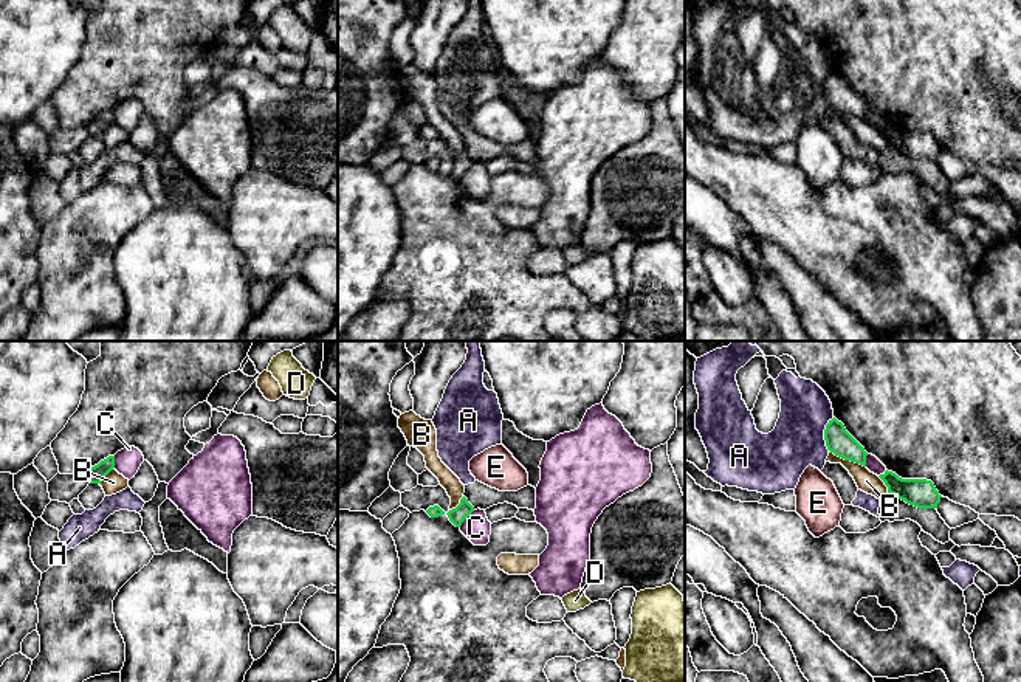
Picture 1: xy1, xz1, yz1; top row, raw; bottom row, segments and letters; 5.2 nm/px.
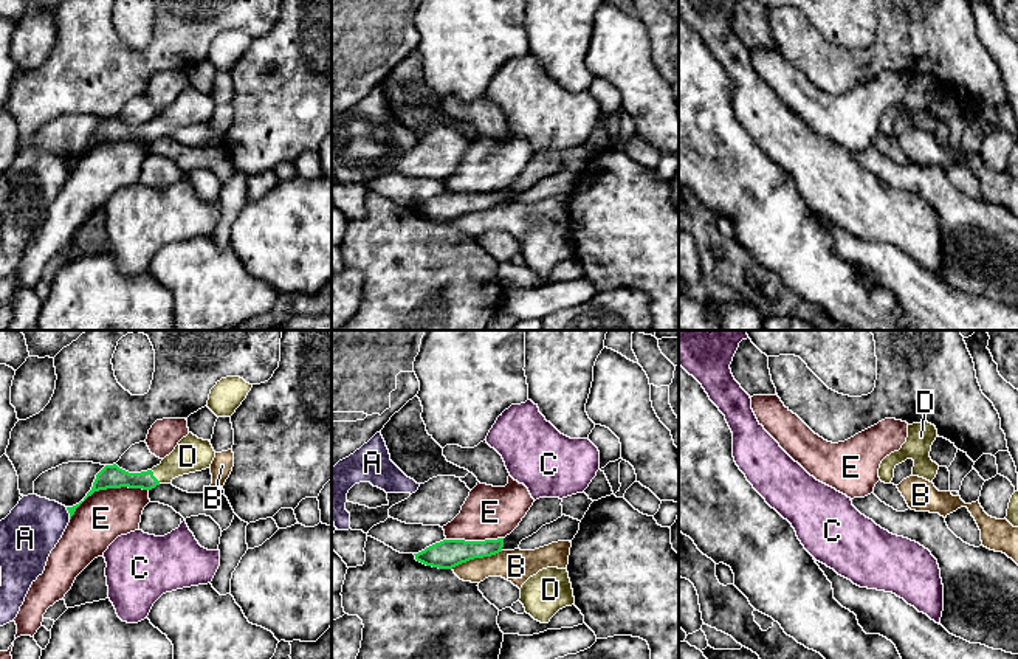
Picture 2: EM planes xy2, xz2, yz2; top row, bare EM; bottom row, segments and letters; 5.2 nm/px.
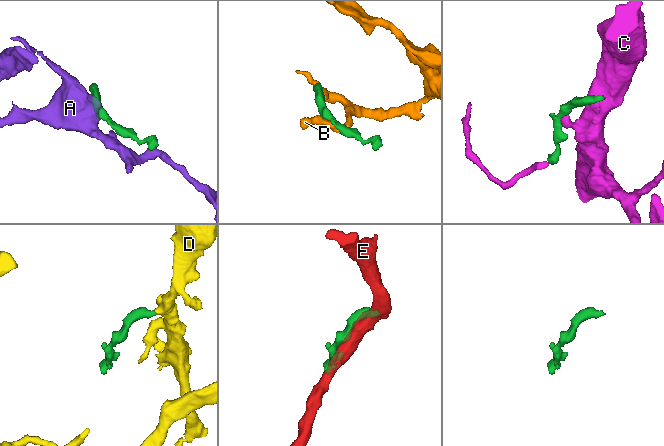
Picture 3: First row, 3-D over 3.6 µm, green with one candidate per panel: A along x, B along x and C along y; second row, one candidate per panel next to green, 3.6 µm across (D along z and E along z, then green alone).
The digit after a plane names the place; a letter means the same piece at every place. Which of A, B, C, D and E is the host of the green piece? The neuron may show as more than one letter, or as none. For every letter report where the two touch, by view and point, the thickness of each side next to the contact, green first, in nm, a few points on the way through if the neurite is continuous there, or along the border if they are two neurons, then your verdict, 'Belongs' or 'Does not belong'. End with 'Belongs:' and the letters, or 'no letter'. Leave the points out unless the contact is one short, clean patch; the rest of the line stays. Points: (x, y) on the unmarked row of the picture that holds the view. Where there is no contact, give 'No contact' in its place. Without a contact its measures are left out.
A: Touches green at yz1 (825, 87). Thickness 140 nm (green) against 280 nm. Boundary: yz1 (834, 70), (825, 82), (825, 98), (828, 103). Does not belong
B: Touches green at xz2 (476, 210). Thickness 150 nm (green) against 170 nm. Does not belong
C: Touches green at xz1 (467, 169). Thickness 90 nm (green) against 150 nm. Boundary: xz1 (474, 163), (459, 179). Does not belong
D: Touches green at xy2 (154, 129). Thickness 120 nm (green) against 180 nm. Path across: xy2 (110, 129), (154, 129), (165, 126), (191, 107). Belongs
E: Touches green at xy2 (106, 141). Thickness 120 nm (green) against 260 nm. Does not belong
Belongs: D

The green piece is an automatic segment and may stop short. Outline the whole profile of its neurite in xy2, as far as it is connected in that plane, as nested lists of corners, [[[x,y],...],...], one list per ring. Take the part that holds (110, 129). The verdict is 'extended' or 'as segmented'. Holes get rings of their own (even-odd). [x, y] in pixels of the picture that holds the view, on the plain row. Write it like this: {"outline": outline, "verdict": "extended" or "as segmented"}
{"outline": [[[192,85],[183,90],[175,102],[160,118],[141,126],[129,126],[116,116],[105,118],[93,135],[84,154],[95,144],[107,141],[152,143],[160,136],[170,136],[175,130],[211,121],[215,104],[209,93],[198,91]]], "verdict": "extended"}

